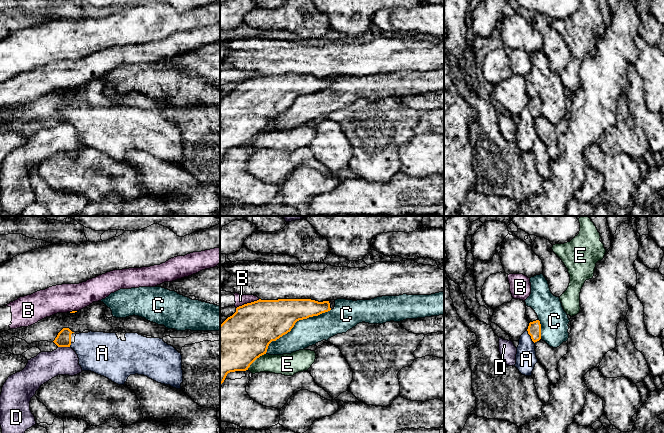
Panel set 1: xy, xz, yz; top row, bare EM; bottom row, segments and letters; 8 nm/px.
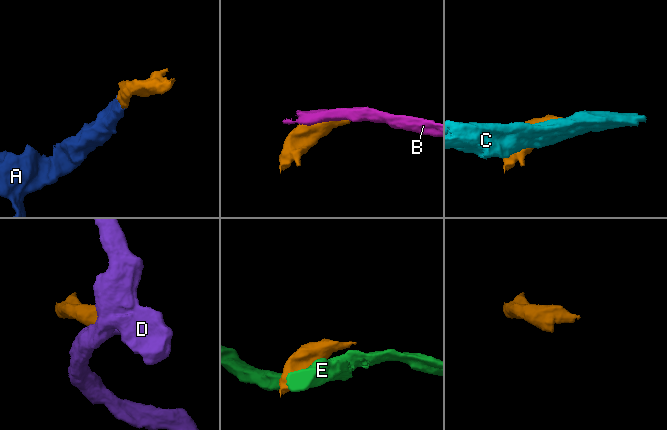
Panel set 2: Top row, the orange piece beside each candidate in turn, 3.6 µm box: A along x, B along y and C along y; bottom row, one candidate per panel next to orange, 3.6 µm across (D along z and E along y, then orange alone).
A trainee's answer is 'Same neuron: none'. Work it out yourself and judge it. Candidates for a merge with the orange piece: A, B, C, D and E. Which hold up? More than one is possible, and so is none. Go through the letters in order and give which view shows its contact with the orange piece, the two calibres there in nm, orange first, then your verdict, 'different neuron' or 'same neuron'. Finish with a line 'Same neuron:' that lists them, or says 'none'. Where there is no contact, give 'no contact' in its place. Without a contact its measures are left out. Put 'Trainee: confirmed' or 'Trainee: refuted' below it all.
A: yz | 110/160 nm | same neuron
B: xz | 380/90 nm | different neuron
C: xz | 360/220 nm | different neuron
D: xy | 120/220 nm | different neuron
E: xz | 400/170 nm | different neuron
Same neuron: A
Trainee: refuted

